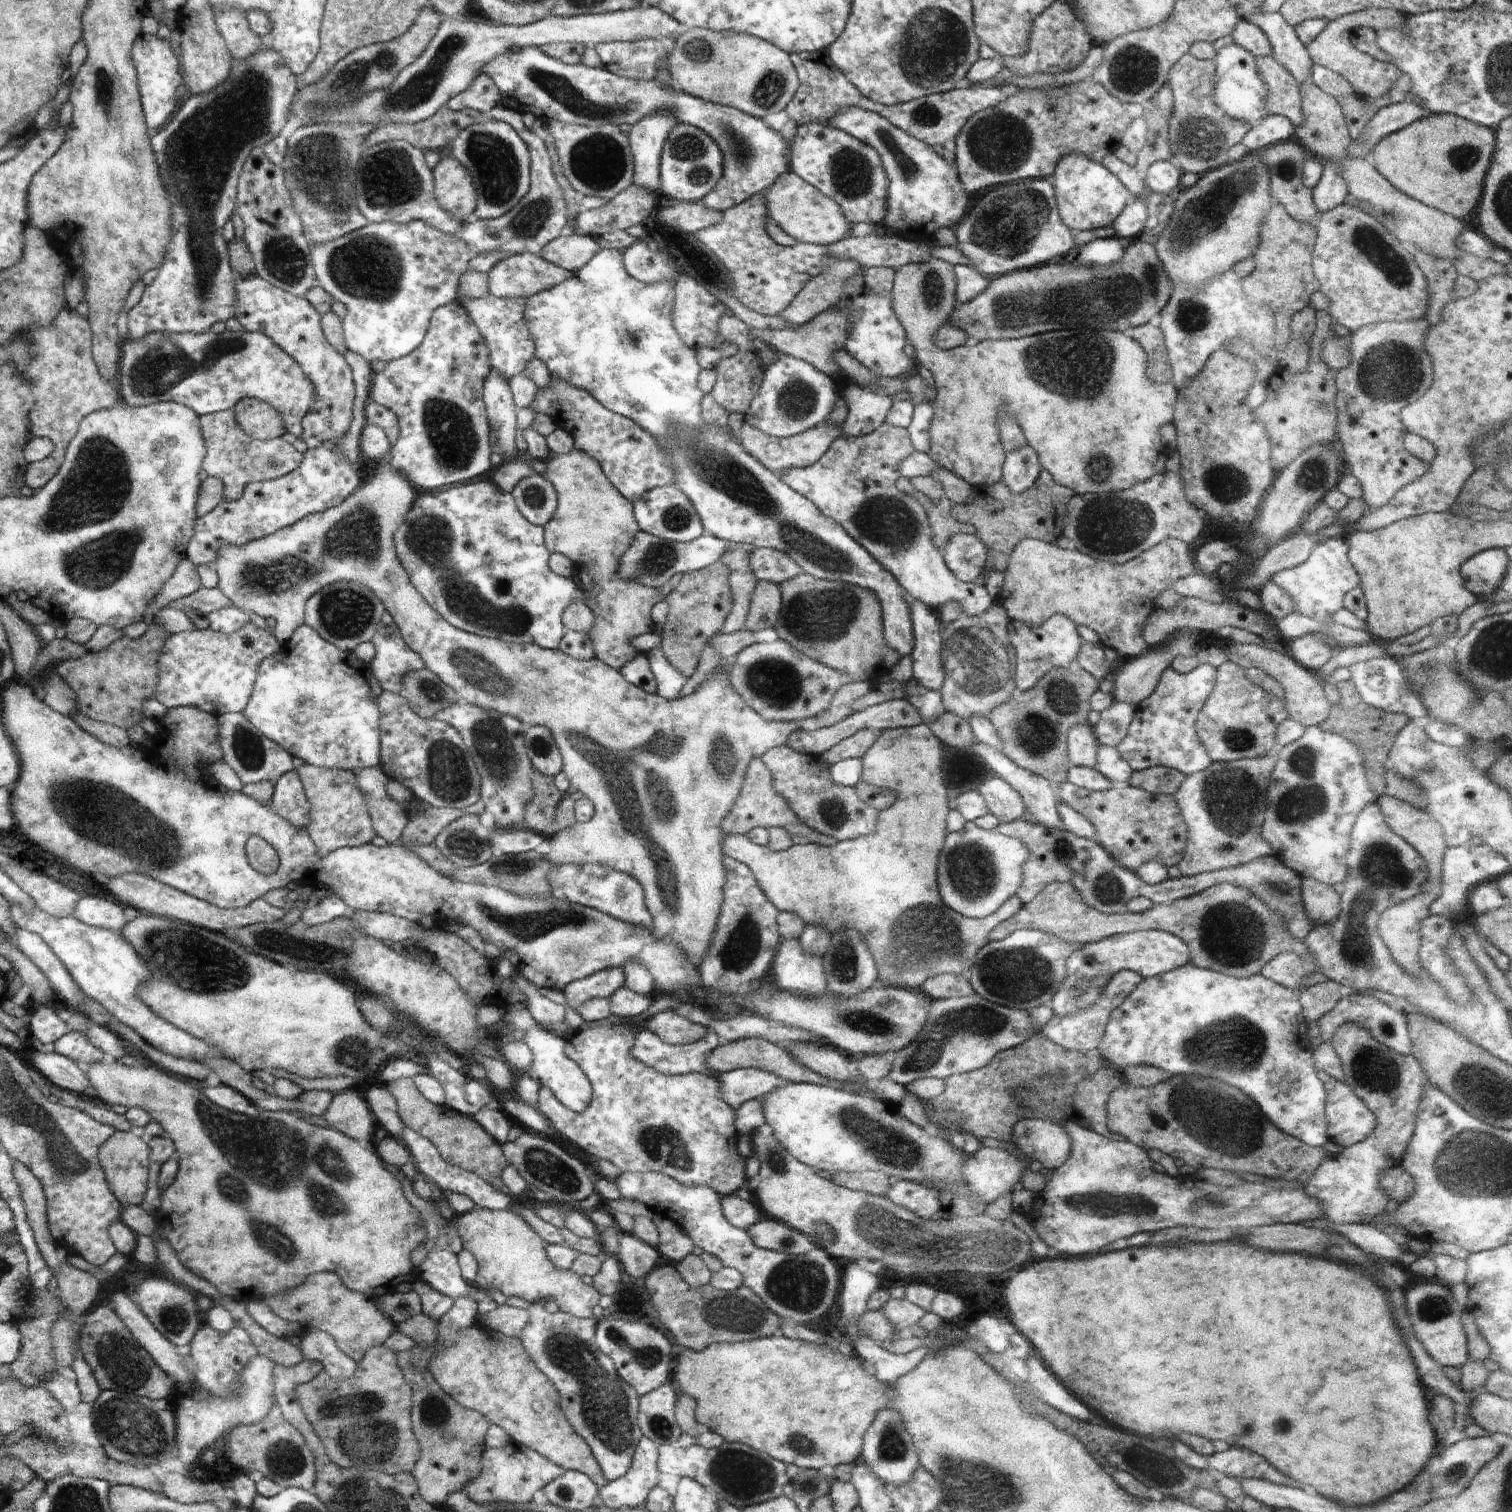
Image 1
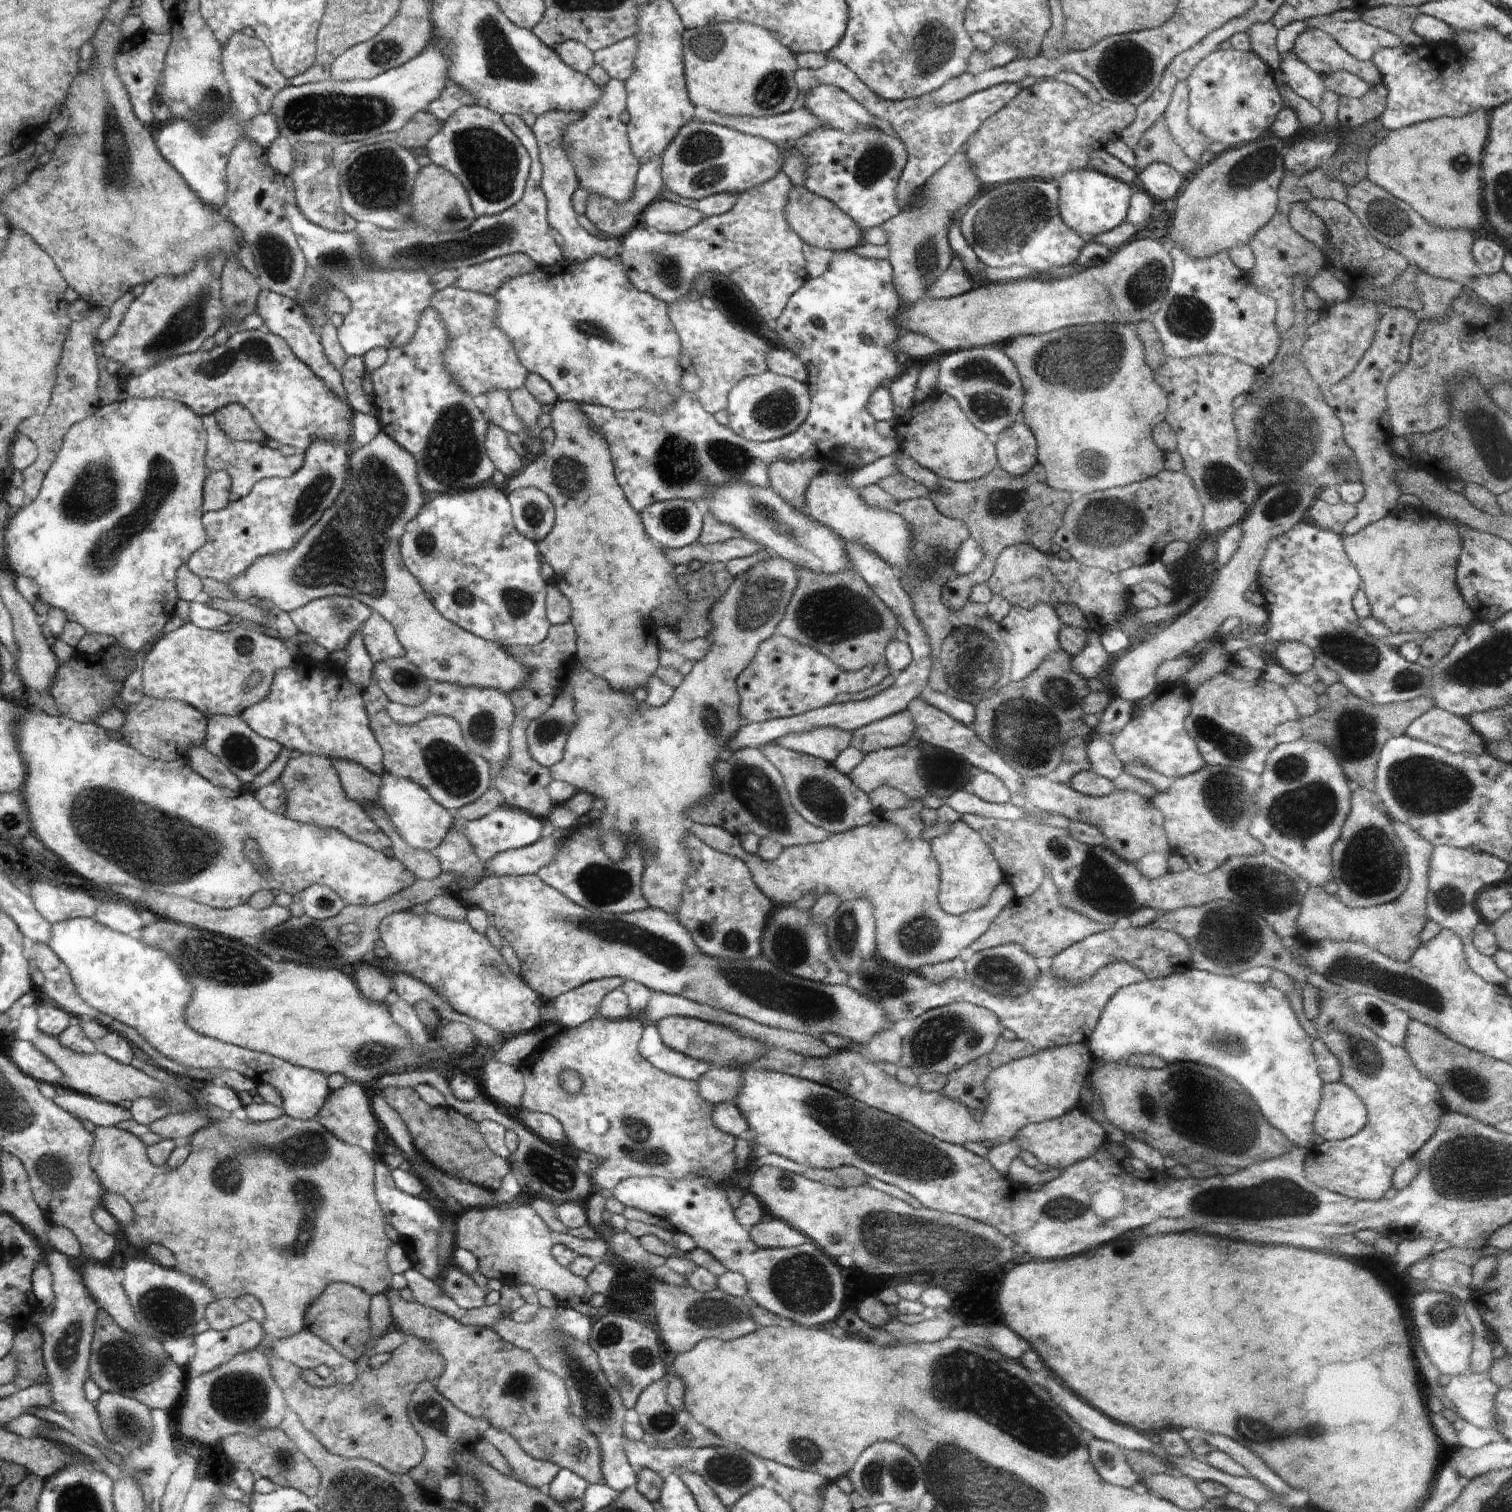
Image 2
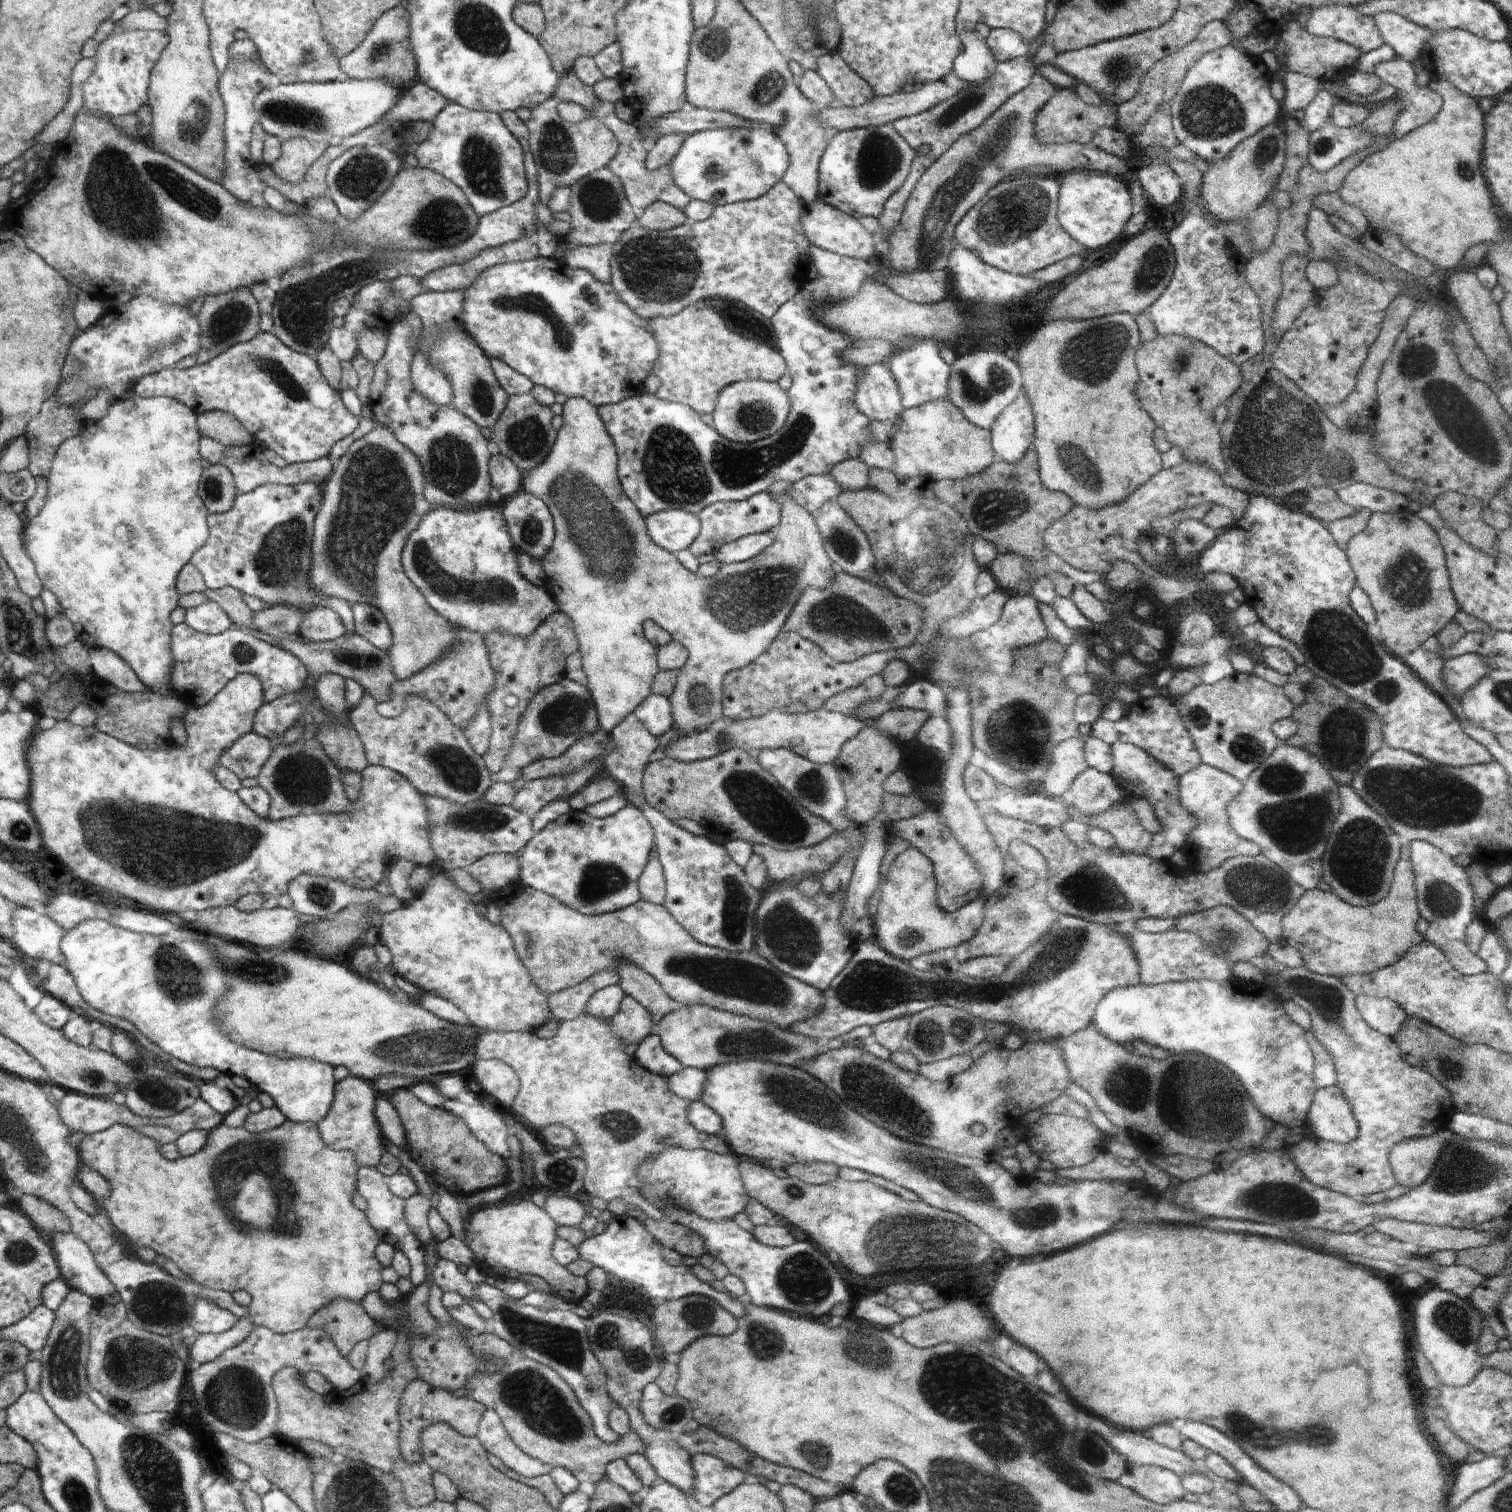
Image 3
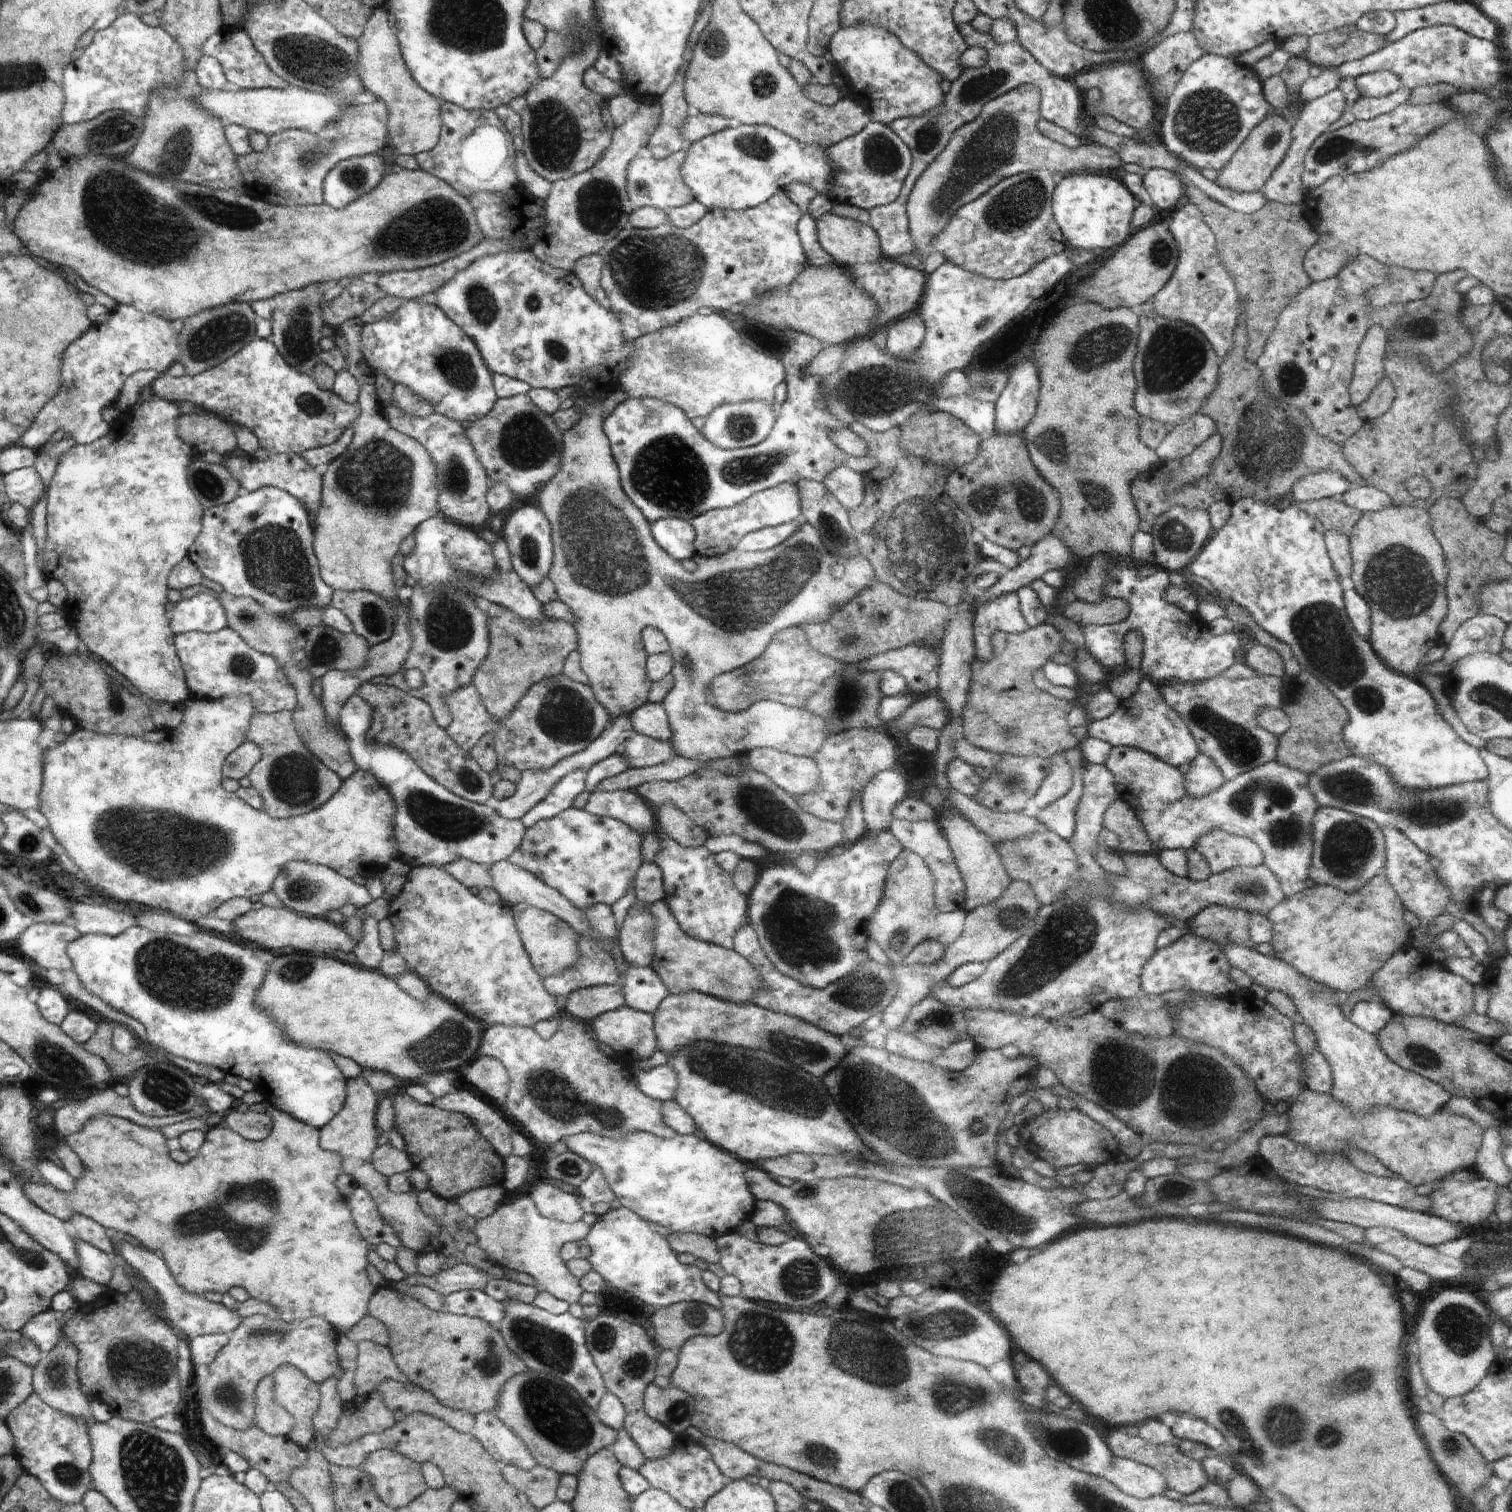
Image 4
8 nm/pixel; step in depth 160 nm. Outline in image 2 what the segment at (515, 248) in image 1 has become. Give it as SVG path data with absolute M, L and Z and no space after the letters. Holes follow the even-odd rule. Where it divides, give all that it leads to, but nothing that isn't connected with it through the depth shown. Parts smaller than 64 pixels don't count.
M505 112L502 121L512 130L531 158L529 177L522 200L502 213L477 216L474 224L459 231L433 231L422 227L406 227L396 230L381 229L372 223L359 223L358 231L363 240L363 253L371 265L381 269L390 267L434 270L458 268L462 270L472 264L477 265L512 253L524 253L535 259L539 265L553 265L564 260L561 248L550 234L547 221L547 200L541 187L542 169L539 148L533 130L518 114Z

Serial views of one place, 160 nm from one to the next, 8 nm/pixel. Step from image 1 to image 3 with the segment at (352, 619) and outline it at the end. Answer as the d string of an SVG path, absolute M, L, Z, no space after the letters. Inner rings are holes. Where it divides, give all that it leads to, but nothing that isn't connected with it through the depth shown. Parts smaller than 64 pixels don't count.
M316 605L304 611L299 635L301 639L319 643L333 641L347 634L345 624L340 615L326 605Z

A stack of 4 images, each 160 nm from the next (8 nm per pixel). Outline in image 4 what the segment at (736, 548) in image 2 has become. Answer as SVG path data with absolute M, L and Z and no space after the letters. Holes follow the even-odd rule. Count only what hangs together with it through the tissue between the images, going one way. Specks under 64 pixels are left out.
M794 520L775 527L764 527L763 529L748 533L740 540L737 548L741 551L756 552L777 547L799 527L801 520Z

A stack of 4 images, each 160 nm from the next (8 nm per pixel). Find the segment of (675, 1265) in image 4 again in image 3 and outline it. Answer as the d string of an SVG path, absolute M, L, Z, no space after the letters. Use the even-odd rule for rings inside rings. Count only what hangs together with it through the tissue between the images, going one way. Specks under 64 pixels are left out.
M616 1216L607 1220L608 1228L600 1235L591 1236L585 1239L577 1249L579 1256L589 1260L594 1267L600 1267L614 1274L622 1280L636 1282L642 1288L646 1288L650 1298L656 1300L672 1300L692 1295L704 1295L719 1303L724 1310L735 1315L738 1320L747 1315L747 1306L741 1298L731 1295L728 1292L717 1291L711 1284L706 1284L696 1278L696 1275L689 1267L684 1265L668 1265L662 1258L661 1251L664 1246L642 1226L639 1220L632 1217Z

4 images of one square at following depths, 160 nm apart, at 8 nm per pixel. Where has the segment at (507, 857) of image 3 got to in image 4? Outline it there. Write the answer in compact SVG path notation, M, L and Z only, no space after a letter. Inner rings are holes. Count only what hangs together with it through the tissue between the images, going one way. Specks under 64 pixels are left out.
M458 859L442 868L473 891L494 886L494 879L491 877L489 865Z

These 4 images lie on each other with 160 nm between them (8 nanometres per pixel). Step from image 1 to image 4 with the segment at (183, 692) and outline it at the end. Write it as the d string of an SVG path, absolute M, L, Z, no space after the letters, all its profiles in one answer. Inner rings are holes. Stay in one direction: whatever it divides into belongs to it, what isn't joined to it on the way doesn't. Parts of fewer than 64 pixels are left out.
M230 627L215 633L188 631L174 634L174 637L175 650L186 669L192 700L211 701L228 696L248 695L256 702L258 712L292 712L297 708L298 695L279 660L248 646L248 643Z

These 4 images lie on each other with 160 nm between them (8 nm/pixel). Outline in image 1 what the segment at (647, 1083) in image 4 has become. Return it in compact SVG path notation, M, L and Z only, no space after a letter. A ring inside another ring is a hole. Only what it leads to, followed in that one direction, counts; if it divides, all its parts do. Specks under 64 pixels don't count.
M743 1068L721 1073L717 1079L721 1084L723 1098L736 1109L744 1102L762 1101L767 1094L791 1082L780 1075L757 1068Z

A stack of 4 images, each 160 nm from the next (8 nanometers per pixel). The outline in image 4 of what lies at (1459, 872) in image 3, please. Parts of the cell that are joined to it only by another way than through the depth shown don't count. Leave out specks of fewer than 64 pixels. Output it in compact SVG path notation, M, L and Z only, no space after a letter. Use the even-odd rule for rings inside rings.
M1380 827L1385 836L1386 862L1384 868L1385 877L1390 881L1393 889L1400 897L1405 911L1403 919L1411 931L1412 945L1426 946L1428 954L1436 961L1442 962L1446 968L1456 976L1474 985L1474 1008L1477 1014L1485 1014L1487 1005L1491 999L1491 992L1487 991L1481 984L1486 966L1479 963L1473 956L1470 958L1449 957L1441 947L1442 933L1432 932L1430 926L1440 924L1445 916L1443 913L1451 904L1449 890L1439 881L1437 870L1430 864L1429 854L1420 850L1405 834L1396 827Z

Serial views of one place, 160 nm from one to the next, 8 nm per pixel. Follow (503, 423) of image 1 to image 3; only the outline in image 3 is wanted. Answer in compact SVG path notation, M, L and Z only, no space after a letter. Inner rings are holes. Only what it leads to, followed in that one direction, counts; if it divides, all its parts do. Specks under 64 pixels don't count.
M497 453L490 460L490 475L494 488L498 488L502 496L502 502L514 497L522 490L523 478L520 477L518 467L512 460L507 459L503 454Z

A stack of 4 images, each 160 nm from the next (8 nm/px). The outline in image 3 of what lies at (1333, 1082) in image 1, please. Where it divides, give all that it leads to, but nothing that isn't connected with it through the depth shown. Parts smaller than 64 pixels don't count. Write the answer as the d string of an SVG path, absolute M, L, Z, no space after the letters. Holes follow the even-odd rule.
M1337 1084L1316 1089L1307 1120L1322 1140L1350 1142L1359 1131L1350 1101Z

